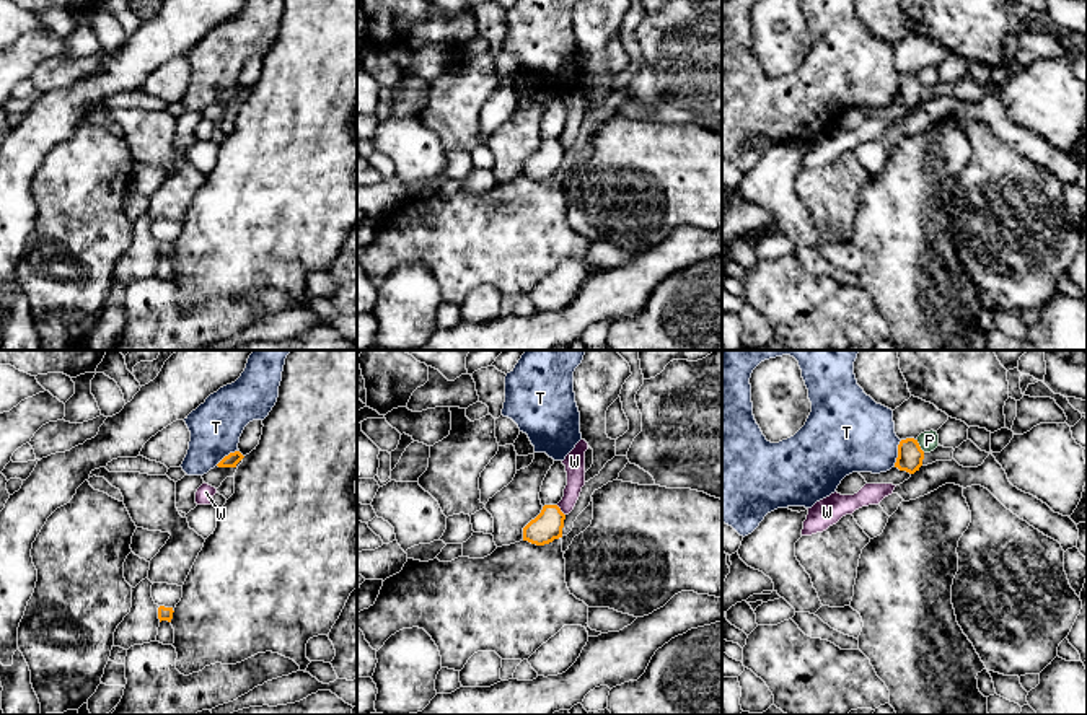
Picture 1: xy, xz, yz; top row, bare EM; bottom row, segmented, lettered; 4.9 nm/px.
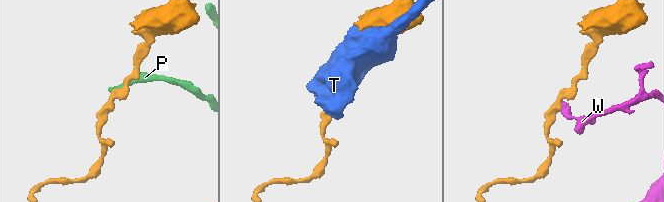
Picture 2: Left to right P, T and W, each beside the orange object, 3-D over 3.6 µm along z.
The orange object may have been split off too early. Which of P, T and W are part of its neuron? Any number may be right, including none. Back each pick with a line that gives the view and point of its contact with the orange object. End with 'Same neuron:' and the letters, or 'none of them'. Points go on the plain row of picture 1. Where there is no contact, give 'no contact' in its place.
Same neuron: none of them

